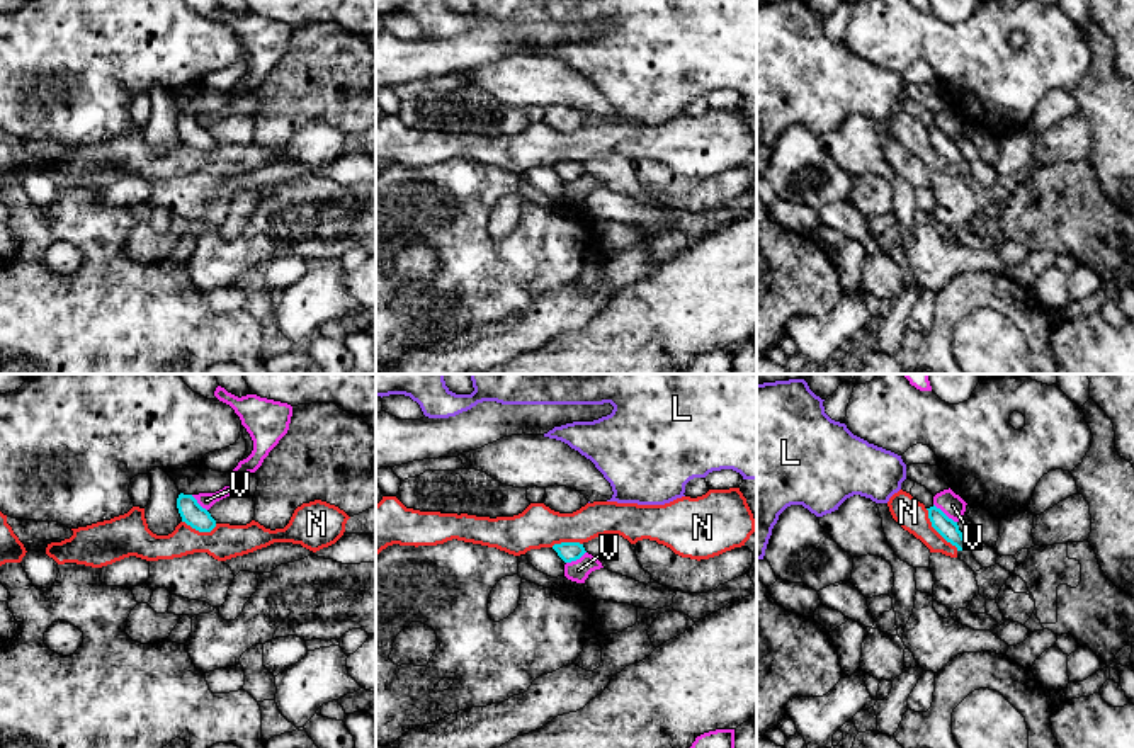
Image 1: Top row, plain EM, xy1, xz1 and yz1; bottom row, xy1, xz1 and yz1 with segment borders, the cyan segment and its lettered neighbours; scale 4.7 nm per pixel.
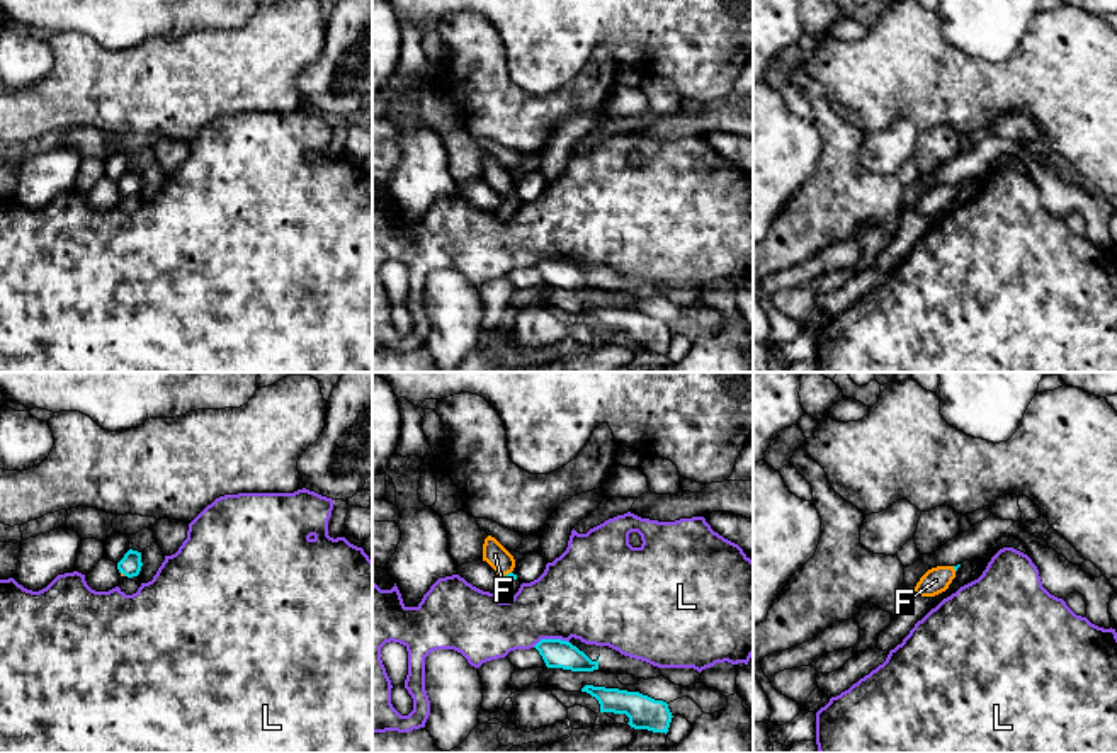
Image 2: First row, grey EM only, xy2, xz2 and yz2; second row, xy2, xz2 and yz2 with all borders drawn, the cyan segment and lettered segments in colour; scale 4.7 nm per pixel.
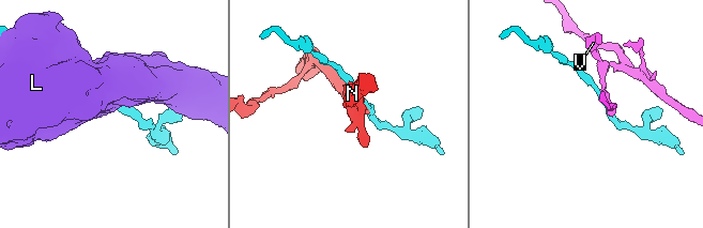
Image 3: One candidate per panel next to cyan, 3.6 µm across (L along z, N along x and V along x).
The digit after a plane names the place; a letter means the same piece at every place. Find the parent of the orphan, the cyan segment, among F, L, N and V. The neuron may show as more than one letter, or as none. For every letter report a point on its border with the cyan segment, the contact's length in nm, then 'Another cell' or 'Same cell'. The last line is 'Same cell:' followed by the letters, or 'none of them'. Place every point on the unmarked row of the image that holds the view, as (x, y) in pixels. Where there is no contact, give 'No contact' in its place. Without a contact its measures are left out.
F: Touches cyan at xz2 (507, 194). Shared border 50 nm. Same cell
L: Touches cyan at xz2 (549, 259). Shared border 180 nm. Another cell
N: Touches cyan at yz1 (937, 150). Shared border 260 nm. Another cell
V: Touches cyan at yz1 (944, 133). Shared border 140 nm. Another cell
Same cell: F

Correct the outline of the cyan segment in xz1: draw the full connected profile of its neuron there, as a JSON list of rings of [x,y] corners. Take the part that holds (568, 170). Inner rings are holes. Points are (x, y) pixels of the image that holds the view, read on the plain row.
[[[561,162],[561,163],[554,163],[553,168],[564,182],[576,180],[587,172],[583,163],[580,162]]]

